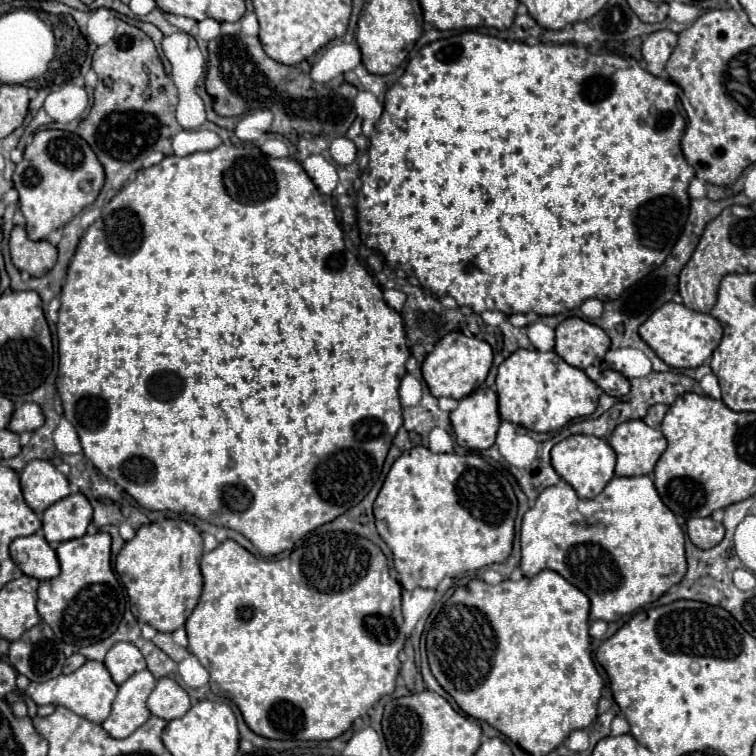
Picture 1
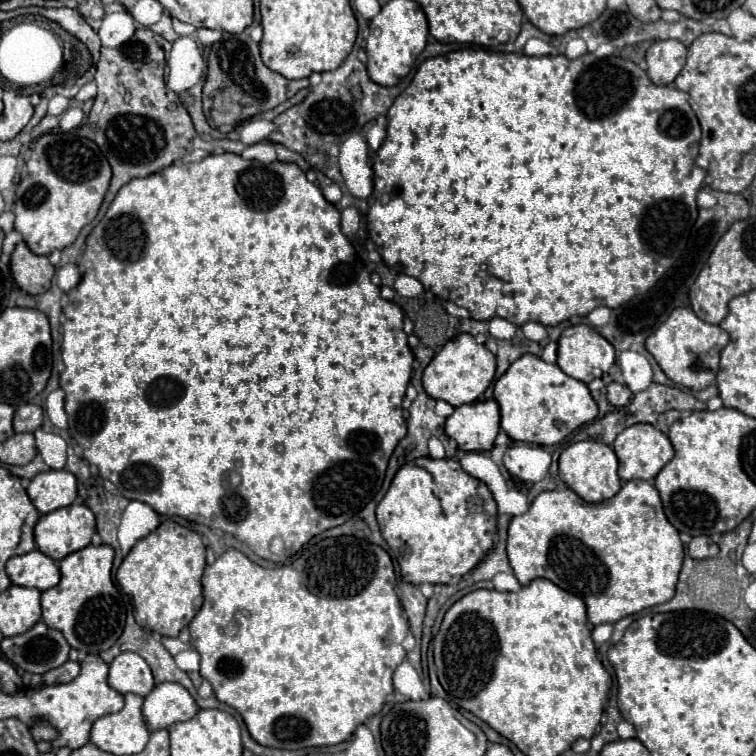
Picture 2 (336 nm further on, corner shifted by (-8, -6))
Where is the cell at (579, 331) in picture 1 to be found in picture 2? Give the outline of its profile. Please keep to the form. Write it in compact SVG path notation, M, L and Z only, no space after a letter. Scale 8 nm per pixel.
M590 325L566 327L558 339L558 367L582 381L590 383L598 373L606 373L614 363L614 347Z

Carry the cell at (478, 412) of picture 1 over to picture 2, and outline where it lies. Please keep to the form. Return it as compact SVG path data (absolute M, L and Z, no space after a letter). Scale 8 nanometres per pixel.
M494 399L474 401L468 405L460 405L454 413L446 419L446 435L452 437L462 451L490 451L494 447L496 435L500 431L500 409Z

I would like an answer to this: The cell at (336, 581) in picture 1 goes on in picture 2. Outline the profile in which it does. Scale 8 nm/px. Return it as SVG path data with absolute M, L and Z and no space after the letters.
M316 537L302 549L302 553L290 565L280 565L274 569L264 569L252 563L238 549L228 549L212 565L204 569L204 575L202 575L204 605L188 625L190 637L192 637L190 641L194 649L200 653L200 675L212 683L214 695L218 697L218 701L234 707L242 715L250 735L260 745L278 747L278 749L338 745L350 739L354 729L362 725L368 717L380 713L382 705L386 703L386 697L394 693L392 673L406 657L402 641L408 633L408 621L402 617L402 605L394 591L394 583L396 583L396 575L394 575L394 565L390 555L382 547L356 537Z

